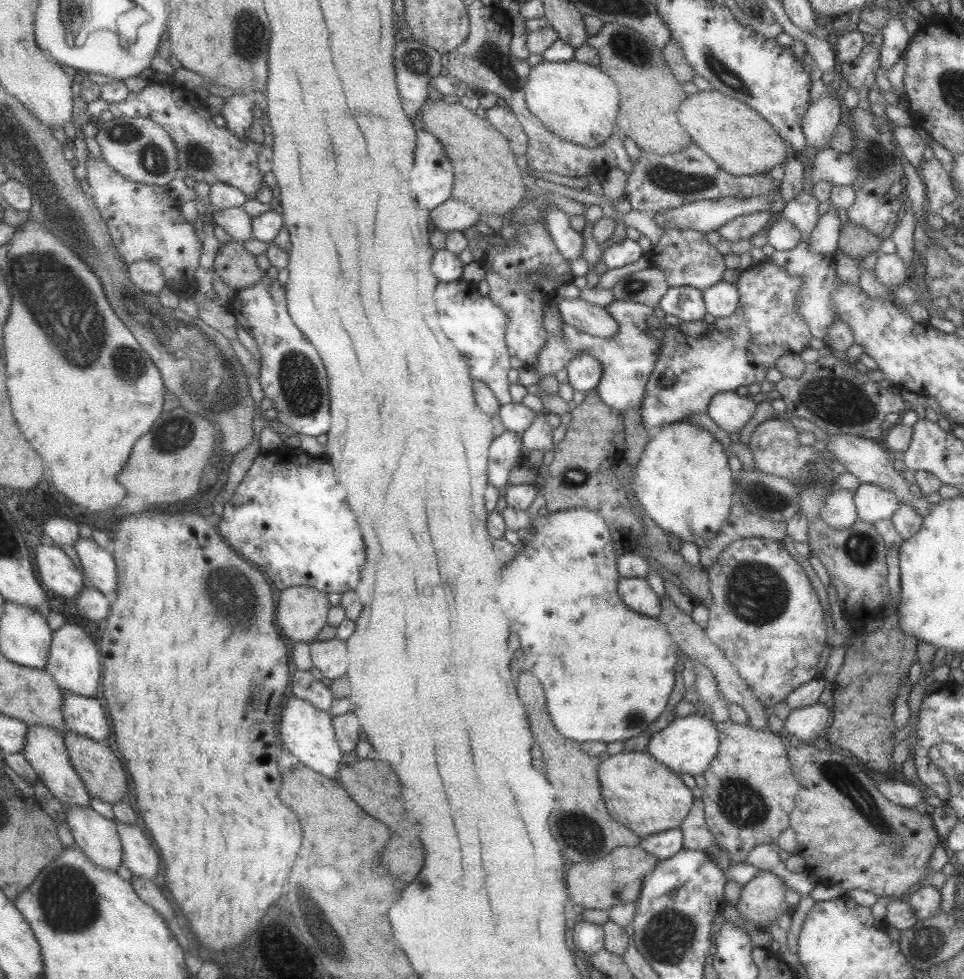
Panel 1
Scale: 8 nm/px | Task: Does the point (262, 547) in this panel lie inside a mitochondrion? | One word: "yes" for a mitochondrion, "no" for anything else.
no

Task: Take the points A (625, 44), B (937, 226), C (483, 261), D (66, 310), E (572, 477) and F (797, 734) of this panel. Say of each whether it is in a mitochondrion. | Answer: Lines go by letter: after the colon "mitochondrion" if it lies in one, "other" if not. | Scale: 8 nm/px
A: mitochondrion
B: other
C: other
D: mitochondrion
E: mitochondrion
F: other

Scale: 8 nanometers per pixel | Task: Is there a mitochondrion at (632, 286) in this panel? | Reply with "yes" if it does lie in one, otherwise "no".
yes

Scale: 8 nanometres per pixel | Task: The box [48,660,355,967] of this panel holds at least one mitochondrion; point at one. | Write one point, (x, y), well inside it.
(320, 929)

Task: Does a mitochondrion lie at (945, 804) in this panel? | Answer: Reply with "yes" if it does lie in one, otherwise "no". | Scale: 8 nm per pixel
no

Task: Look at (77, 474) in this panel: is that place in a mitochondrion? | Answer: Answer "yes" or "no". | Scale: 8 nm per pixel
no

